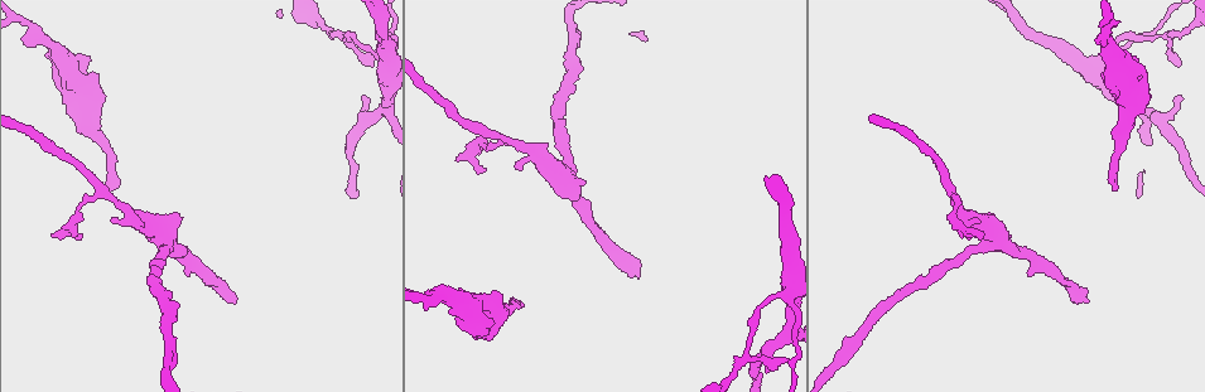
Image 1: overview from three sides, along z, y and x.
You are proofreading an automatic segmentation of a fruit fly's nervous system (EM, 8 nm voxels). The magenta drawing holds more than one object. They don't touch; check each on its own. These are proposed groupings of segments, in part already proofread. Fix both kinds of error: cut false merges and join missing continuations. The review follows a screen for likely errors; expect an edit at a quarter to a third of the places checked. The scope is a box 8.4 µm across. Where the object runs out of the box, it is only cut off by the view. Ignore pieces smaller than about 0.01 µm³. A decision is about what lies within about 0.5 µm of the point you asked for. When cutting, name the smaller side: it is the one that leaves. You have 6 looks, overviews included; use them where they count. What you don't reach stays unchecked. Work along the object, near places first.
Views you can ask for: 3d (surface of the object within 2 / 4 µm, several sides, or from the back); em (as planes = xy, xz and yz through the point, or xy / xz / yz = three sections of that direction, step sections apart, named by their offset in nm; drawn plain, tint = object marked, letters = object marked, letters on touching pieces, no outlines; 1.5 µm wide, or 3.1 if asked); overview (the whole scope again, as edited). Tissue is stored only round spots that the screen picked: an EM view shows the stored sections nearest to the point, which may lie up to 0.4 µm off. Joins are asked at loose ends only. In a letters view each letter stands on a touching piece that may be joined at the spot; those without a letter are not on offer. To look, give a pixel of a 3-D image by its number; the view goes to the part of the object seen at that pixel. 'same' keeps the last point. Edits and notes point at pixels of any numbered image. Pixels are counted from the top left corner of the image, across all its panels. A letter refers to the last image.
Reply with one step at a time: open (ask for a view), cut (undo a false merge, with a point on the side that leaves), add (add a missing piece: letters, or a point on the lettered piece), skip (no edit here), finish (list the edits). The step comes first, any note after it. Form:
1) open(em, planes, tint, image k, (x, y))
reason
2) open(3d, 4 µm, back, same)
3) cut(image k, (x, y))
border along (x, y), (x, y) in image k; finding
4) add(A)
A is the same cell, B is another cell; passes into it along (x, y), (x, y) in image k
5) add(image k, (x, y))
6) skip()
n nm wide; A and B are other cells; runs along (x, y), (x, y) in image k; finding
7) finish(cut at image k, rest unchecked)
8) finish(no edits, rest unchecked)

open(3d, 4 µm, image 1, (1164, 35))
three-way junction

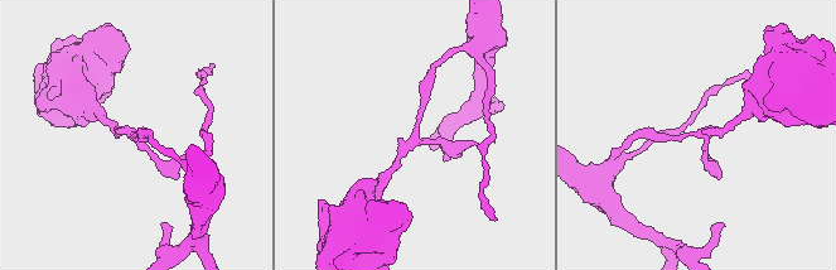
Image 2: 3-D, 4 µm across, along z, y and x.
open(em, planes, letters, image 2, (133, 131))
3 arms

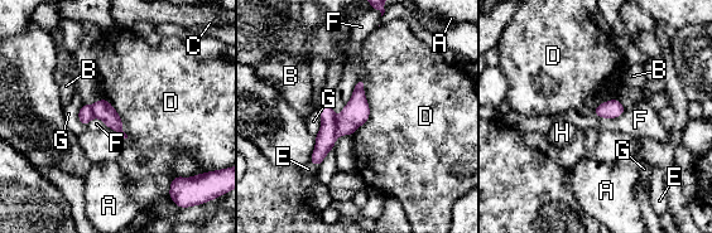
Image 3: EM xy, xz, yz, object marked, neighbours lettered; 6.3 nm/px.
cut(image 3, (325, 140))
110 nm wide; D touches over 380 nm; A, B, C, D, E, F, G and H are other cells; two neurons meet here

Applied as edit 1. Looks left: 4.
open(3d, 4 µm, image 1, (1112, 190))

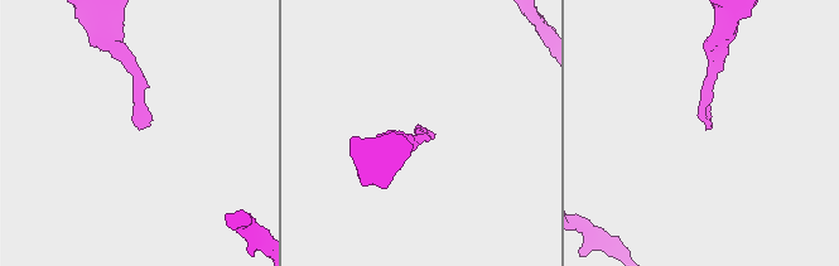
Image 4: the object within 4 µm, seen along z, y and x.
open(em, planes, plain, image 4, (423, 129))

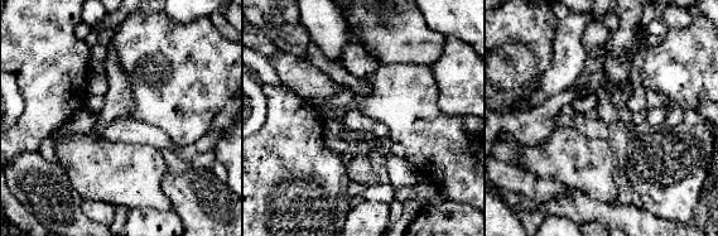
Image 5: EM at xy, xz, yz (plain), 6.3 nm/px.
open(em, planes, letters, same)

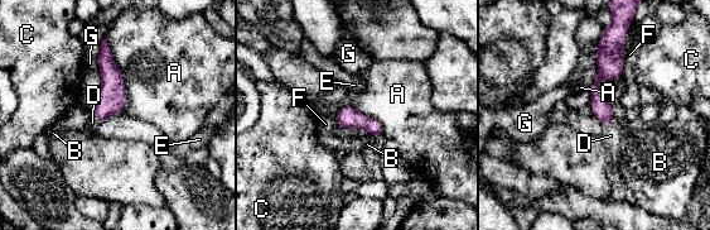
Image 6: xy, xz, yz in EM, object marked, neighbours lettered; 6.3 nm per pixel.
add(D)
D is the same cell, A, B, C, E, F and G are other cells; passes into it along (600, 108), (611, 125), (611, 135) in image 6; it goes on there

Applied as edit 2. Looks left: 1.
open(em, planes, letters, image 1, (517, 165))
branch stops here

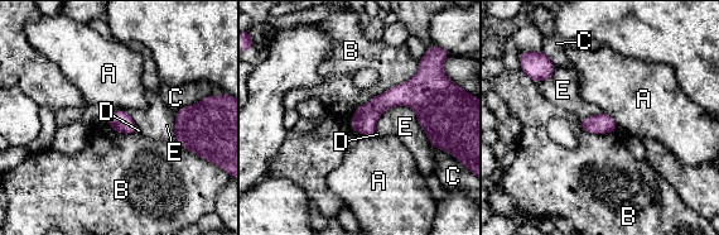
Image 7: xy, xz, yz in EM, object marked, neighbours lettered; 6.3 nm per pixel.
skip()
A, B, C, D and E are other cells; border along (603, 111), (618, 126) in image 7; none of them fits

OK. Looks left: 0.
finish(cut at image 3, add at image 6, rest unchecked)

